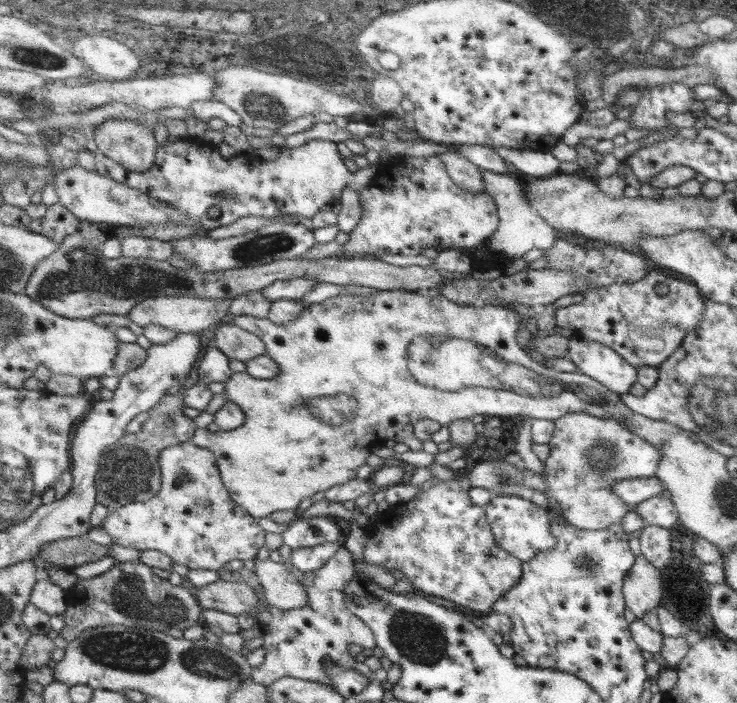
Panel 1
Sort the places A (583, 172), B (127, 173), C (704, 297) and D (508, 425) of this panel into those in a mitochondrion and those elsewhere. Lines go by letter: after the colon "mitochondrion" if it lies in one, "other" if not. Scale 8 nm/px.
A: other
B: other
C: other
D: other

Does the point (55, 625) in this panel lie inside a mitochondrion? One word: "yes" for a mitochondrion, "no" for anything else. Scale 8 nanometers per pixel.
no

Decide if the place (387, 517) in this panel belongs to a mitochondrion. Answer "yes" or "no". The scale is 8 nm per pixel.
no

